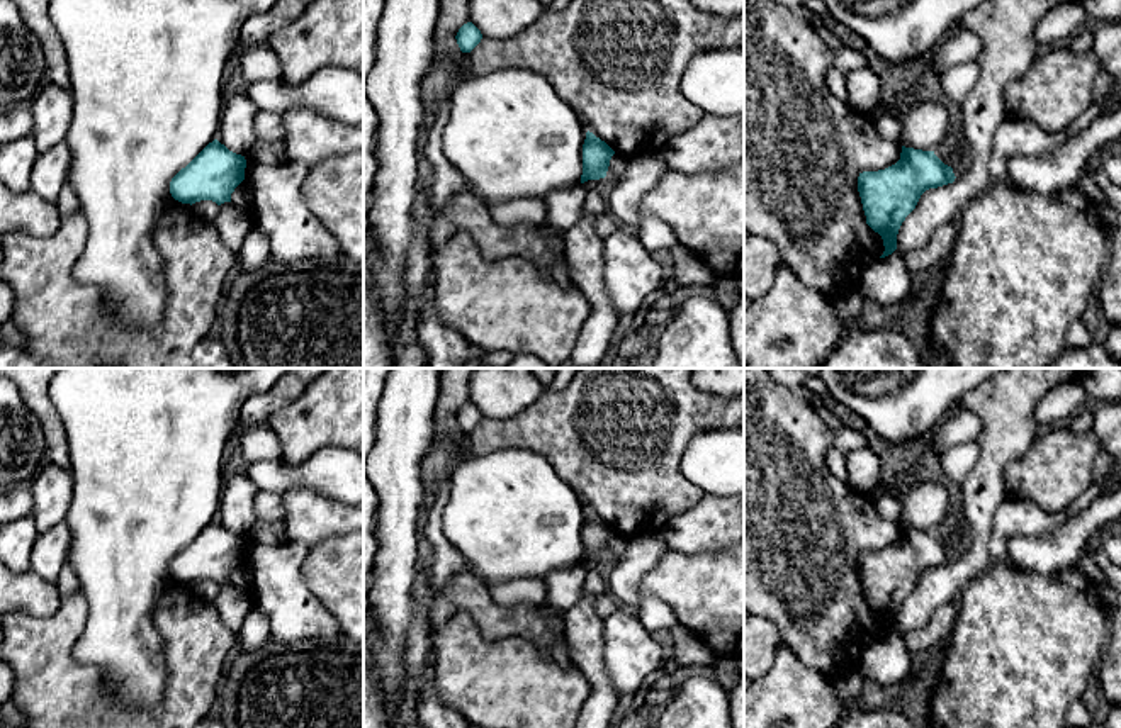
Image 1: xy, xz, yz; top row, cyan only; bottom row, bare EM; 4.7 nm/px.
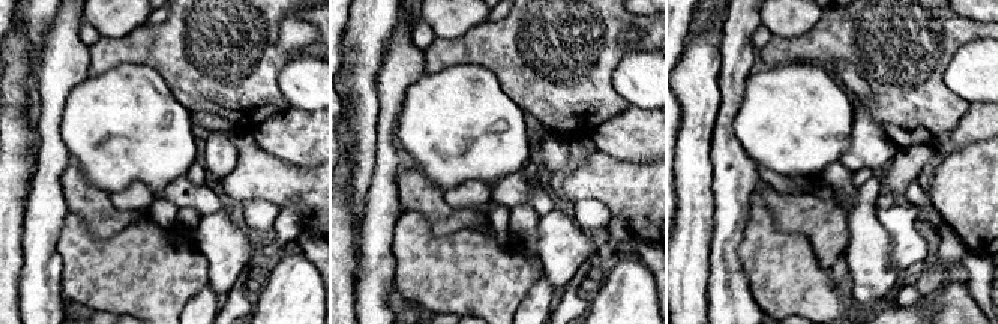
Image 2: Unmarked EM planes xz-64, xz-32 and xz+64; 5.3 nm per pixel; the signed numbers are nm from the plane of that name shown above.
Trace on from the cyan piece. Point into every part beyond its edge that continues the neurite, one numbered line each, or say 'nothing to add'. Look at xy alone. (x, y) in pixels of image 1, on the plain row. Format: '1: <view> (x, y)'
nothing to add

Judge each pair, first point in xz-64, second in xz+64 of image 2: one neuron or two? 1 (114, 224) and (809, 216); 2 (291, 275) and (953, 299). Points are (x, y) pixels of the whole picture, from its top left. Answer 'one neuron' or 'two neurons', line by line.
1: one neuron
2: one neuron

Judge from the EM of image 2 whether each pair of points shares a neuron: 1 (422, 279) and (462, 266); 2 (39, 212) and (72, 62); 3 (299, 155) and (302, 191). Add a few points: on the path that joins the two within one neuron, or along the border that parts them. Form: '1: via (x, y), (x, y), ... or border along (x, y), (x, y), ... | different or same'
1: via (432, 273), (452, 273) | same
2: via (48, 174), (53, 99) | same
3: border along (269, 153), (291, 165), (314, 168) | different

